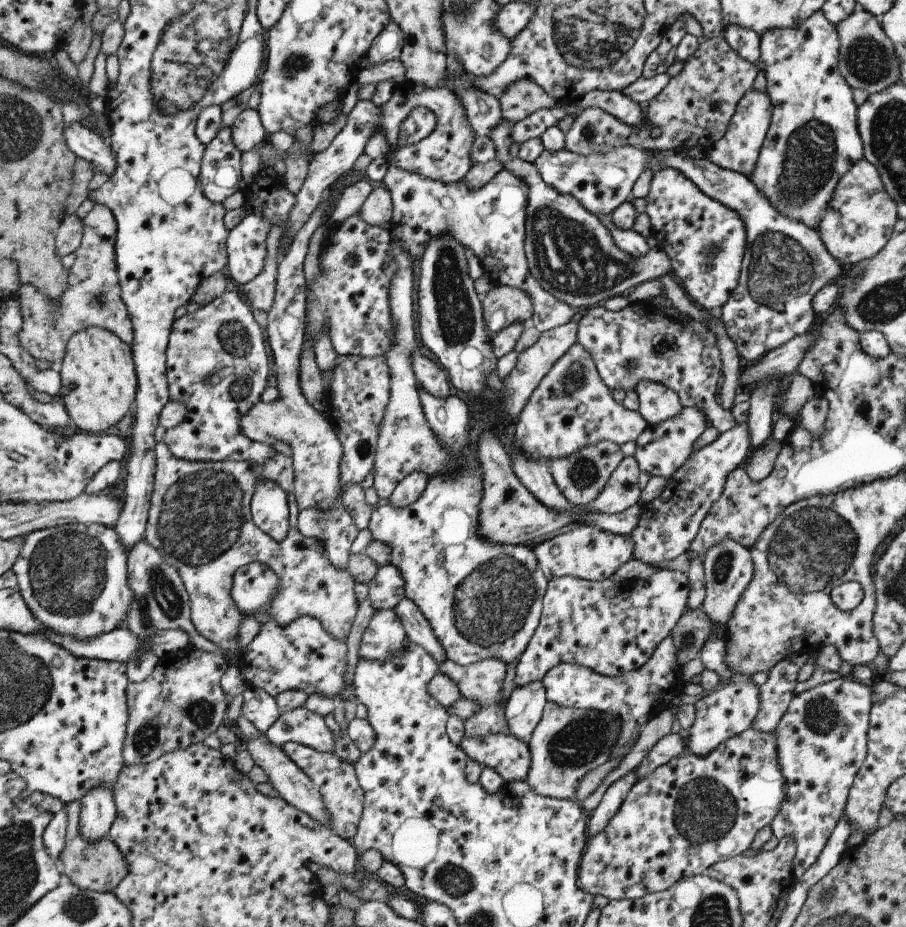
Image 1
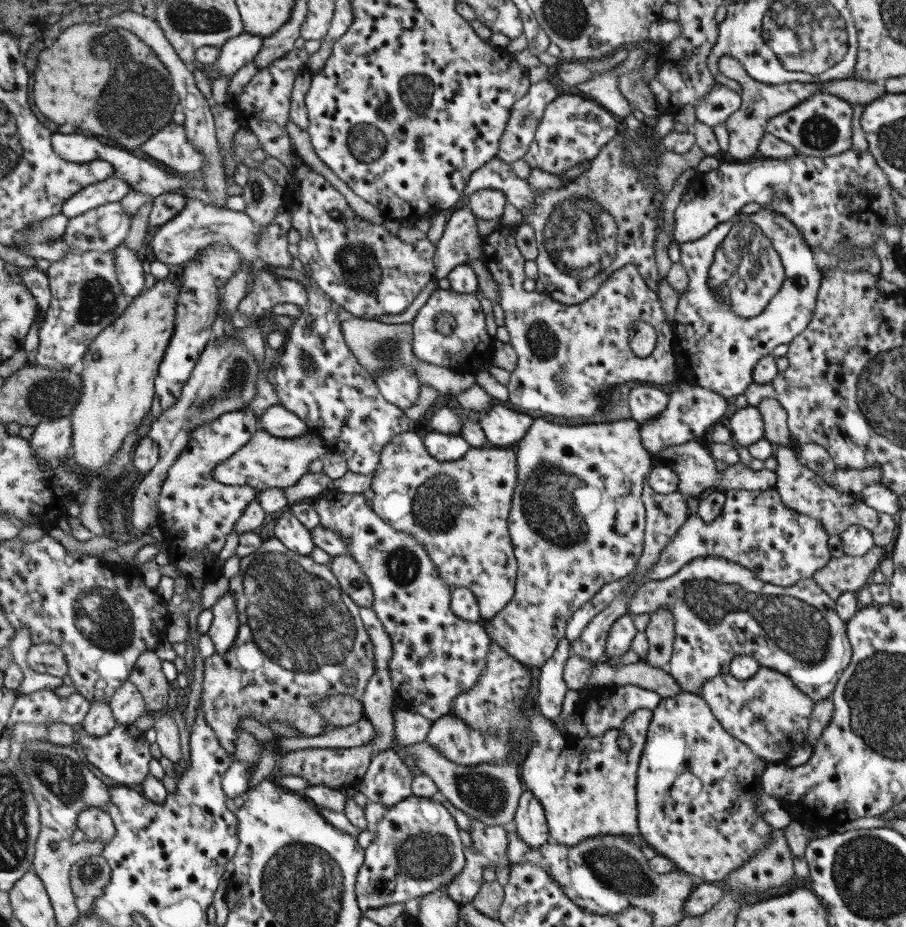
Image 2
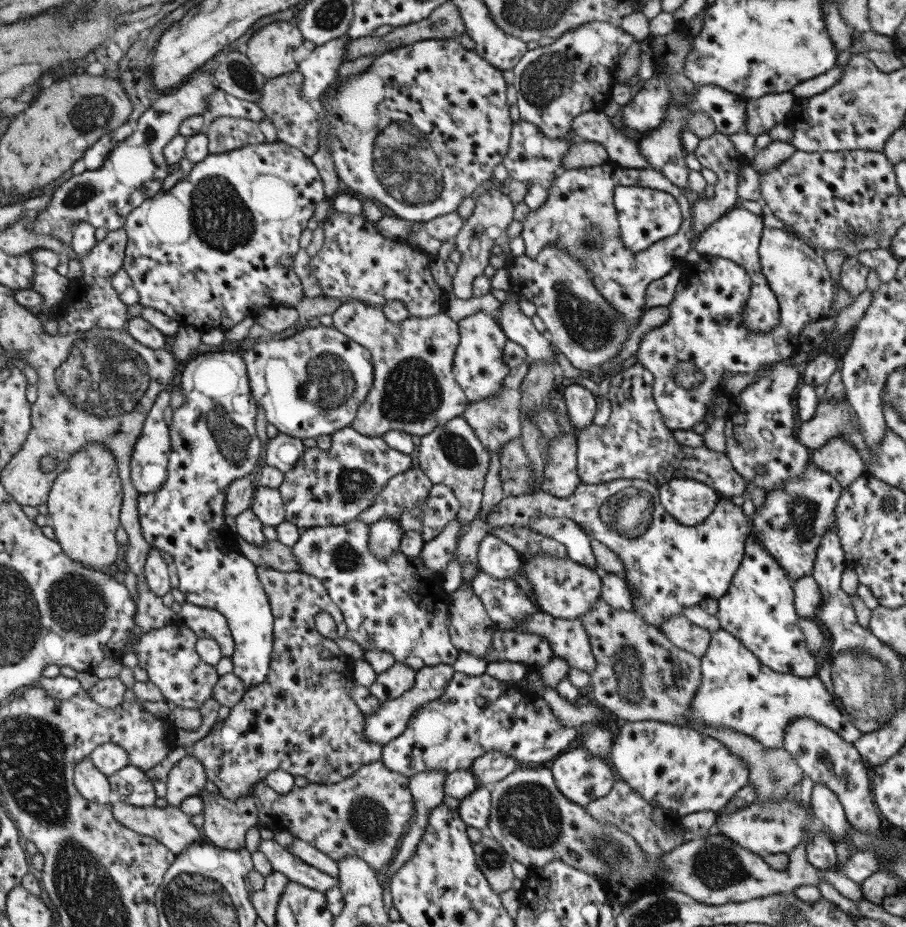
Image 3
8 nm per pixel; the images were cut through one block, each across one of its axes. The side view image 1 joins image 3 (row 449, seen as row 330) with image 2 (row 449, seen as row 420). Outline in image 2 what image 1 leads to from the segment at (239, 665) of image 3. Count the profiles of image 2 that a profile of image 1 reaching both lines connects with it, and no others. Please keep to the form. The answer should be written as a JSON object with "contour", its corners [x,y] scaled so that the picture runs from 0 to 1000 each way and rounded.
{"contour":[[[274,441],[247,444],[232,456],[212,462],[204,481],[198,487],[194,495],[184,506],[180,522],[173,536],[175,550],[174,569],[184,589],[183,599],[187,608],[193,608],[202,621],[222,622],[225,627],[235,626],[244,620],[245,612],[241,609],[241,598],[248,587],[248,579],[255,574],[262,561],[267,557],[270,547],[285,535],[284,528],[253,524],[236,517],[234,505],[245,499],[252,492],[262,488],[285,463],[284,452]]]}

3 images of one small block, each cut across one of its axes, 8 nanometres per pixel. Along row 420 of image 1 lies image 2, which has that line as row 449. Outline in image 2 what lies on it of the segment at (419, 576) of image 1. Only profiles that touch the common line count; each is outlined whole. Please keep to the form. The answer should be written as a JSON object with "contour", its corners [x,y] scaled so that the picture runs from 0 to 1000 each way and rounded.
{"contour":[[[471,464],[466,470],[468,482],[474,492],[483,497],[497,497],[509,494],[518,485],[518,480],[507,469]]]}

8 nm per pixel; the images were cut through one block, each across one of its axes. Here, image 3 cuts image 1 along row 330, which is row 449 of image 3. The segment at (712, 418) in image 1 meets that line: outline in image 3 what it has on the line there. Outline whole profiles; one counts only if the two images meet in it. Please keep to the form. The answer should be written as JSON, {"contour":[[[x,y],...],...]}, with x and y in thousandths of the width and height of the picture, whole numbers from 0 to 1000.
{"contour":[[[699,391],[691,399],[683,400],[673,407],[670,430],[674,444],[668,458],[660,460],[652,456],[637,466],[636,471],[636,508],[642,522],[668,522],[673,518],[705,517],[715,522],[727,525],[742,516],[764,516],[770,518],[798,537],[820,535],[822,533],[822,519],[807,503],[806,496],[798,488],[789,488],[783,483],[757,482],[749,480],[731,454],[731,449],[724,441],[720,428],[720,403],[705,392]]]}

